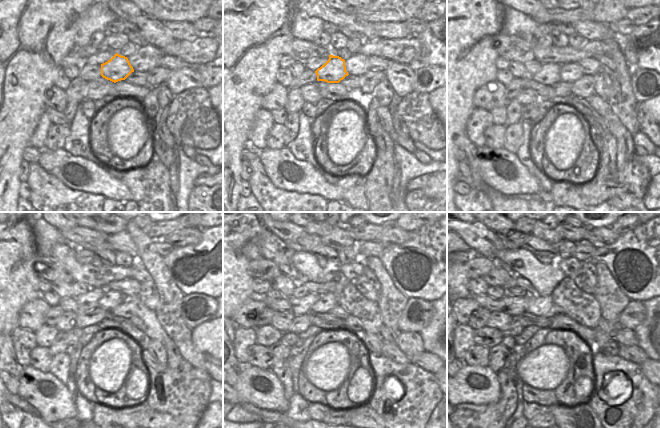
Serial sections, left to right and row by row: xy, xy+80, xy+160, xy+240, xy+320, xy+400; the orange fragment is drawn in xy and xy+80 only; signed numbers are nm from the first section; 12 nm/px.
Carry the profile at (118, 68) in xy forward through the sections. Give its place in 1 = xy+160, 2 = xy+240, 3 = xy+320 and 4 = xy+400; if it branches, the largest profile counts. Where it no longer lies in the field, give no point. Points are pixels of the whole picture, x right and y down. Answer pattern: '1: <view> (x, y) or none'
1: xy+160 (549, 73)
2: xy+240 (89, 300)
3: xy+320 (300, 306)
4: xy+400 (514, 306)

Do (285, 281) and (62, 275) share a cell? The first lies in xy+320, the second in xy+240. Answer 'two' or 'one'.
two

